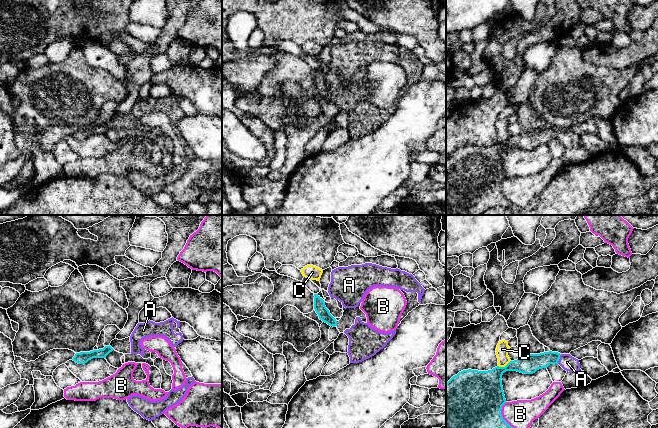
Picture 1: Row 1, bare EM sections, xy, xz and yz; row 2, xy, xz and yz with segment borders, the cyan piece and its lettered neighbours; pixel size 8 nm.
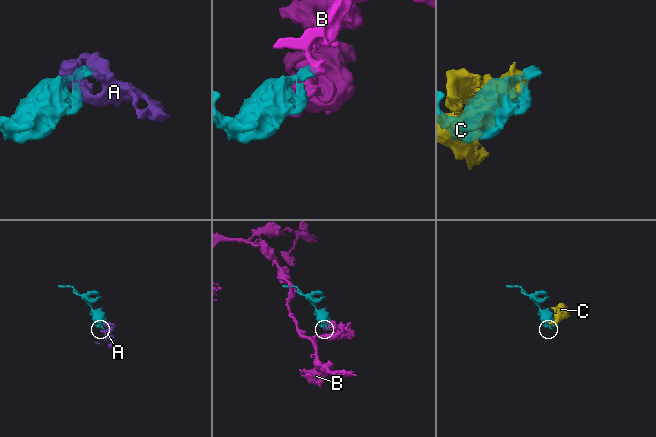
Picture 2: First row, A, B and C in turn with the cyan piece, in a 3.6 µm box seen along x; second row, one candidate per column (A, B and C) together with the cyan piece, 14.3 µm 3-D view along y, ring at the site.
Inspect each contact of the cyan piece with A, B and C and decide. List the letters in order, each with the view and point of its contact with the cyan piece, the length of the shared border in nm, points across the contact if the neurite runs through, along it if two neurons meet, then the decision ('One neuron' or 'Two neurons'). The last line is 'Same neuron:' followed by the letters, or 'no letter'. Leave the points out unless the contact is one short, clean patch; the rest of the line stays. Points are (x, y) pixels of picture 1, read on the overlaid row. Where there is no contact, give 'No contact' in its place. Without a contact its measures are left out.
A: Touches cyan at yz (559, 358). Shared border 90 nm. Path across: yz (529, 364), (546, 358), (559, 358), (567, 362). One neuron
B: Touches cyan at yz (501, 415). Shared border 220 nm. Two neurons
C: Touches cyan at yz (505, 366). Shared border 120 nm. Boundary: yz (510, 360), (504, 366), (498, 366). Two neurons
Same neuron: A

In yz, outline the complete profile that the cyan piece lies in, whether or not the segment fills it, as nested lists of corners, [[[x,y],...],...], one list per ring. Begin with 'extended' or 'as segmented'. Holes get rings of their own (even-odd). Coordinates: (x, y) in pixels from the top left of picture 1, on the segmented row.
extended; [[[549,351],[540,354],[521,355],[519,359],[510,361],[505,367],[497,366],[488,371],[468,369],[459,372],[446,383],[446,428],[513,428],[503,419],[501,414],[502,406],[506,403],[501,380],[503,373],[517,371],[523,374],[533,374],[539,369],[547,368],[550,364],[559,364],[569,372],[581,370],[579,360],[570,354]]]

